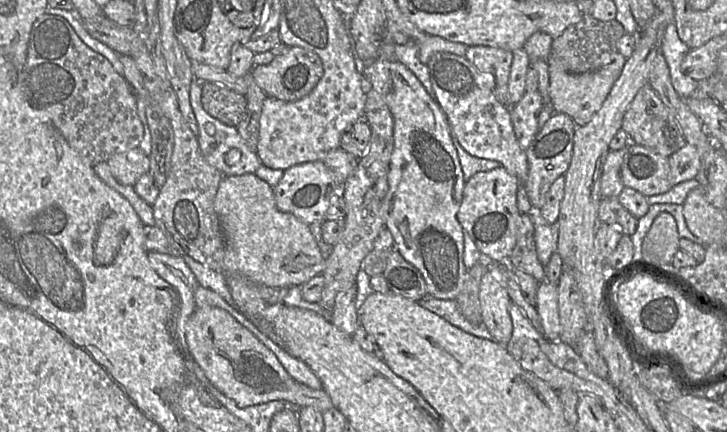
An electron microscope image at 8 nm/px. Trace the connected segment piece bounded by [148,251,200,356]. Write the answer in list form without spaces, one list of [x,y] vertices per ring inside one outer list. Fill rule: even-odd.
[[[149,251],[148,260],[158,275],[178,292],[179,308],[174,325],[174,336],[181,351],[188,356],[185,325],[196,309],[194,295],[200,284],[183,256]]]

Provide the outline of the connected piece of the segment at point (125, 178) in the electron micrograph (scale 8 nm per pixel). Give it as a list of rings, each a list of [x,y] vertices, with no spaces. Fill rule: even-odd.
[[[139,147],[116,153],[107,163],[113,176],[123,185],[134,186],[150,169],[149,157]]]

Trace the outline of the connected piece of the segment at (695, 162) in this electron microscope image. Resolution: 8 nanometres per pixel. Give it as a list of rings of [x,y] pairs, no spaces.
[[[688,143],[668,157],[670,167],[670,185],[694,179],[701,169],[701,152]]]

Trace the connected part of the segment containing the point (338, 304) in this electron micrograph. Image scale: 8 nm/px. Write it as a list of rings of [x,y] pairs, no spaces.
[[[356,285],[340,293],[330,314],[332,324],[350,336],[361,326],[358,314],[360,307],[356,304],[356,296]]]

